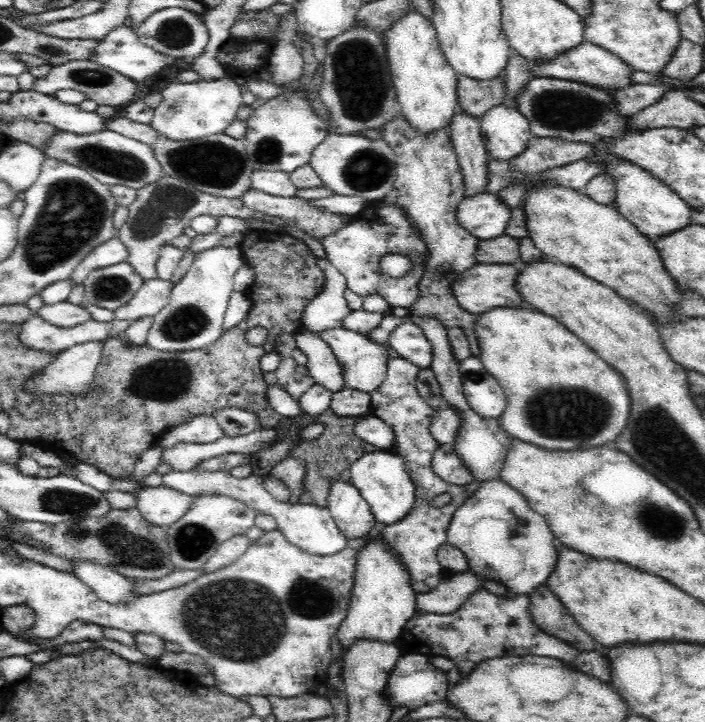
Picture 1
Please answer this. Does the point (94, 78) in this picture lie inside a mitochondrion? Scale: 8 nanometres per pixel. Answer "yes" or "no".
yes

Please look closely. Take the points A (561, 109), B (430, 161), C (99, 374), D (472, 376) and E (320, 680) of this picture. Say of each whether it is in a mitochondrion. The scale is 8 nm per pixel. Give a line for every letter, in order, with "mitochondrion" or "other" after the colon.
A: mitochondrion
B: other
C: other
D: mitochondrion
E: other

